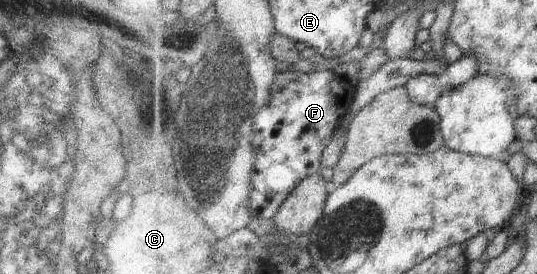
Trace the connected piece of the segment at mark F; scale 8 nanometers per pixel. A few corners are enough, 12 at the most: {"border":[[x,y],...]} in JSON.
{"border":[[278,73],[254,118],[254,218],[318,174],[356,85]]}

